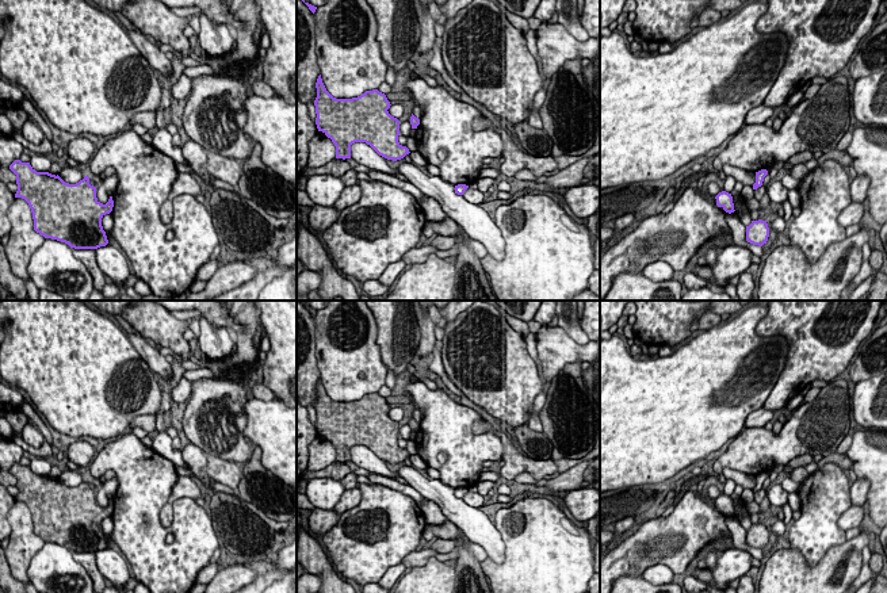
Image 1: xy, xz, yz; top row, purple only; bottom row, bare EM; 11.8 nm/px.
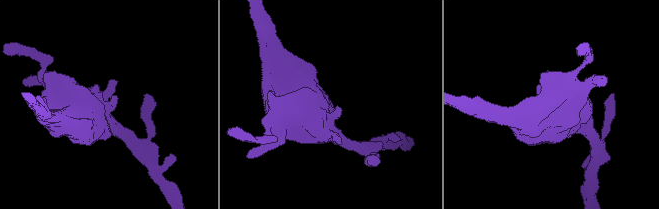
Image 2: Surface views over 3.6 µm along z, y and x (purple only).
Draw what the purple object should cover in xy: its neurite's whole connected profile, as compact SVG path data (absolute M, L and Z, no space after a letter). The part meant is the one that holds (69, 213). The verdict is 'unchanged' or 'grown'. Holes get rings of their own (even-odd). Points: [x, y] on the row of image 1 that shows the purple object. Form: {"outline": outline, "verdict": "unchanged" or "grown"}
{"outline": "M20 160L9 169L16 175L15 198L28 203L37 233L74 249L98 249L108 244L102 218L112 211L114 200L110 196L106 204L100 203L88 176L69 184L58 175L37 172Z", "verdict": "unchanged"}

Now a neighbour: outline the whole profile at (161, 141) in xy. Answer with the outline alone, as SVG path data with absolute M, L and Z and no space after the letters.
M169 85L161 87L161 102L156 110L156 127L157 133L153 137L152 145L161 153L169 156L176 164L187 165L187 160L183 157L181 148L172 144L172 135L167 131L167 123L164 120L164 110L172 104L172 93Z

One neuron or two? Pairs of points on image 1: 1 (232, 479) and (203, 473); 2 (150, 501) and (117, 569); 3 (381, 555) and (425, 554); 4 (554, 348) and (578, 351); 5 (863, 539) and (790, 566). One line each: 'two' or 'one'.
1: one
2: two
3: two
4: one
5: one

